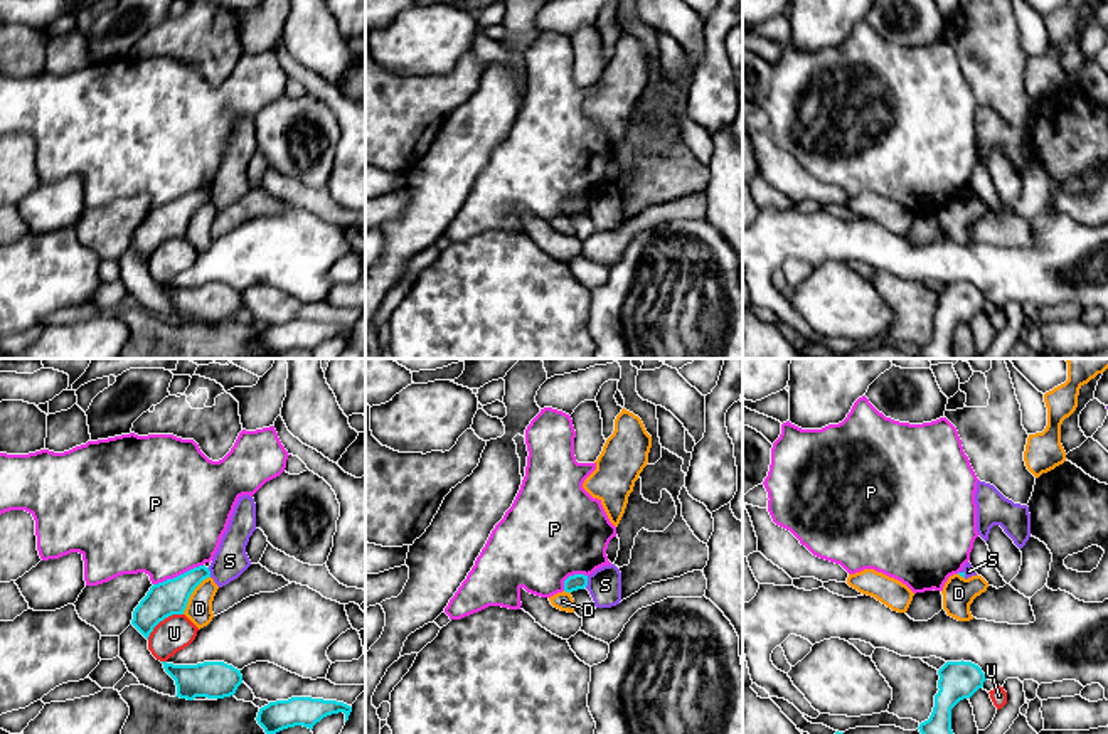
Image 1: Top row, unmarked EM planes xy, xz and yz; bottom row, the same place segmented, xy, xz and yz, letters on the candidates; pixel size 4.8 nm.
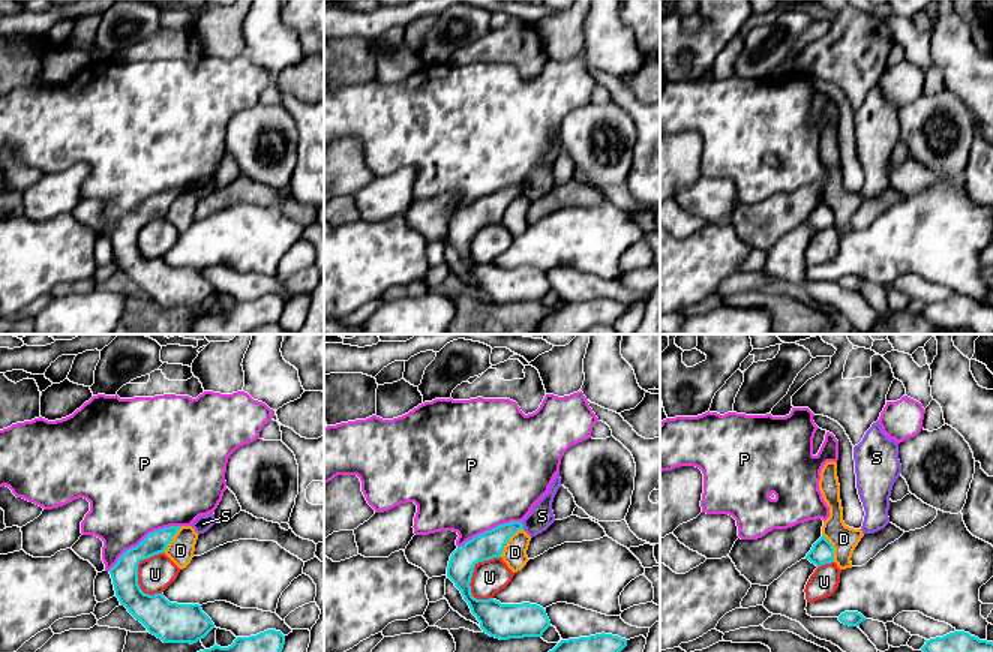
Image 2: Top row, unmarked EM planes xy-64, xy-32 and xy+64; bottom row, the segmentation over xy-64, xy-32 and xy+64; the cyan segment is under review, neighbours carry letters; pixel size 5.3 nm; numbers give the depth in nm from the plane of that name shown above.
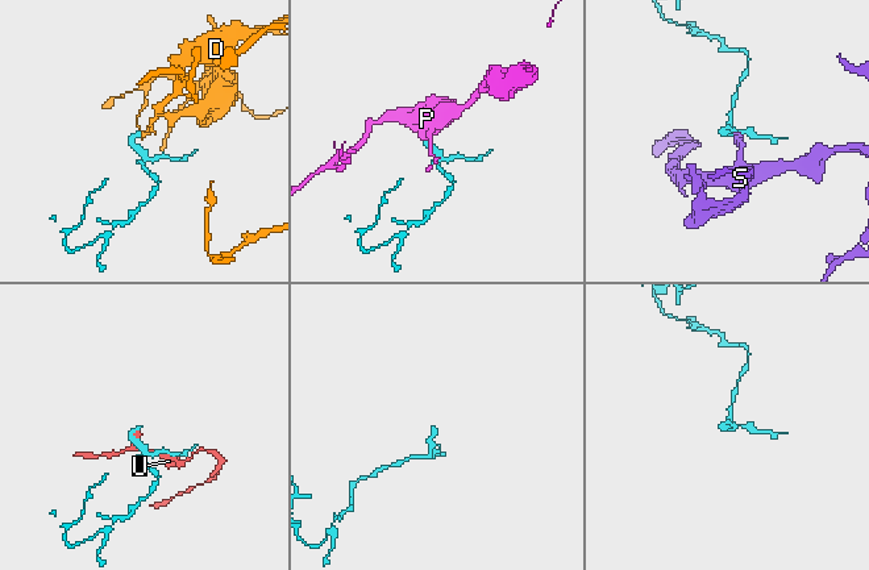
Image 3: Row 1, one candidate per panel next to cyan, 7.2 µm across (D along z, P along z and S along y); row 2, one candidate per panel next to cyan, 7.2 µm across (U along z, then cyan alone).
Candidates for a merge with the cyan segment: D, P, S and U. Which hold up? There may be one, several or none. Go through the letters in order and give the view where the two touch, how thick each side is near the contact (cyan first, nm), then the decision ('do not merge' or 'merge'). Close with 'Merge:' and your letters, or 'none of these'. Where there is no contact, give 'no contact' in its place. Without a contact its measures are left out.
D: xy | 170/130 nm | do not merge
P: xy | 170/480 nm | do not merge
S: xz | 80/160 nm | do not merge
U: xy | 170/170 nm | do not merge
Merge: none of these

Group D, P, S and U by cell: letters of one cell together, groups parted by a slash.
D / P / S / U

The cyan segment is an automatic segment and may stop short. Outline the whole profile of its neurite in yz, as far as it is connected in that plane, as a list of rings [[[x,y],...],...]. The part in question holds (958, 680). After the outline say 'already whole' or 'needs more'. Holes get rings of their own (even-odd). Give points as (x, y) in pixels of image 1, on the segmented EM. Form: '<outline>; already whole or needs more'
[[[946,662],[938,670],[938,694],[928,721],[919,724],[921,734],[953,734],[951,709],[963,699],[970,699],[987,680],[982,668],[972,662]]]; already whole

